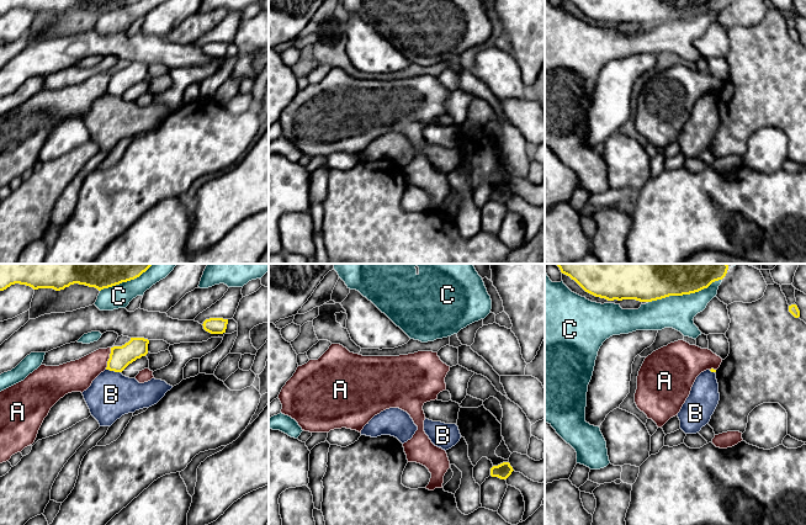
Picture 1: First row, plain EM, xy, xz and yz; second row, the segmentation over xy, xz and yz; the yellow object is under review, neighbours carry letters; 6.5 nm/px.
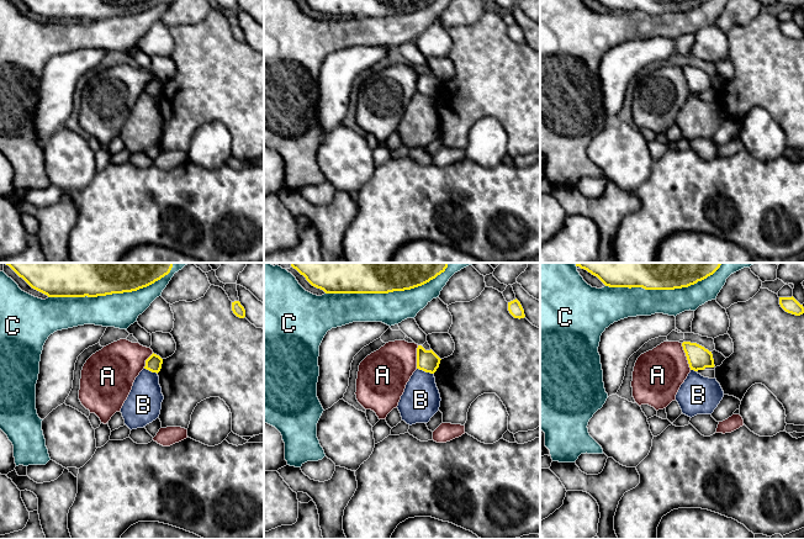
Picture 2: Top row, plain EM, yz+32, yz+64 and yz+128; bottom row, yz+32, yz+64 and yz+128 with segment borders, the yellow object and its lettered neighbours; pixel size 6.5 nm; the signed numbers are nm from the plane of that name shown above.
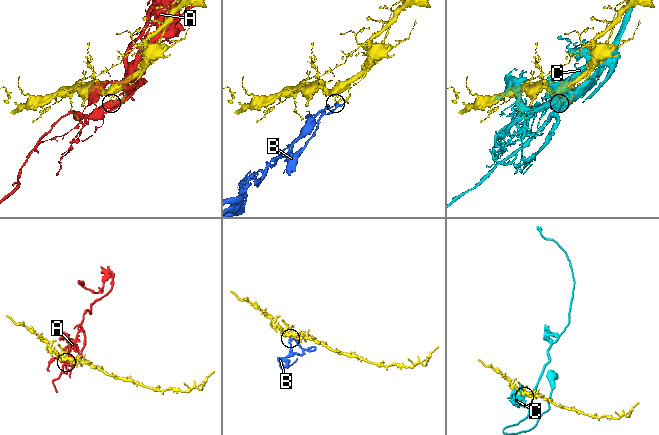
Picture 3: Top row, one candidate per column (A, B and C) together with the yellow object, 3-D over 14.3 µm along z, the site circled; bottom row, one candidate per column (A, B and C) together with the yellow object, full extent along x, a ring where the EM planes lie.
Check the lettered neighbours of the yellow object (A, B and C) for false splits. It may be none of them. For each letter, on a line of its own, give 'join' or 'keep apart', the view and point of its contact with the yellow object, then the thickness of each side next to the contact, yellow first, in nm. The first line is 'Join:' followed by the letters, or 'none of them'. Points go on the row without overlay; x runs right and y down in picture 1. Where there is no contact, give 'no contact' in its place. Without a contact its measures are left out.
Join: none of them
A: keep apart; contact xy (109, 83); calibres 140 and 200 nm
B: keep apart; contact xy (113, 94); calibres 140 and 300 nm
C: keep apart; contact yz (684, 17); calibres 170 and 220 nm

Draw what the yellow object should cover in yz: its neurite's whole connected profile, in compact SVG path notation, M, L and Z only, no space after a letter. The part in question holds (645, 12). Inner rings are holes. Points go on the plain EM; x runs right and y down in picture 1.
M569 0L585 16L608 25L652 26L707 12L725 0Z

